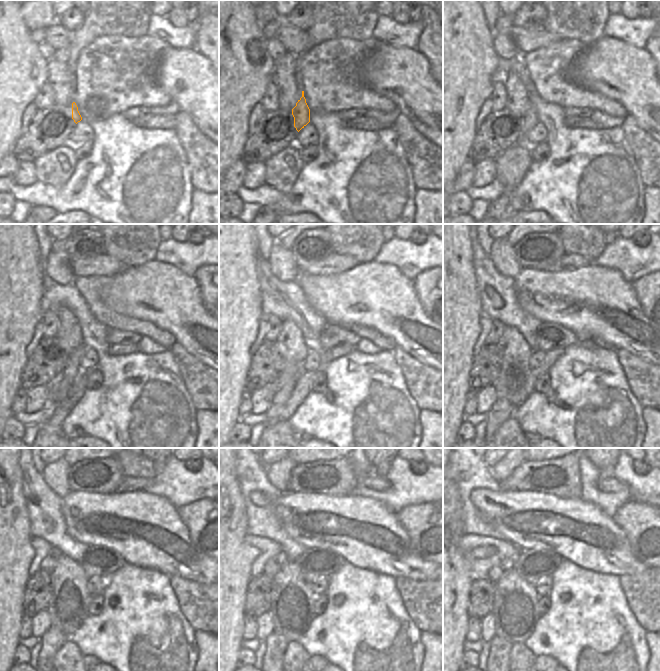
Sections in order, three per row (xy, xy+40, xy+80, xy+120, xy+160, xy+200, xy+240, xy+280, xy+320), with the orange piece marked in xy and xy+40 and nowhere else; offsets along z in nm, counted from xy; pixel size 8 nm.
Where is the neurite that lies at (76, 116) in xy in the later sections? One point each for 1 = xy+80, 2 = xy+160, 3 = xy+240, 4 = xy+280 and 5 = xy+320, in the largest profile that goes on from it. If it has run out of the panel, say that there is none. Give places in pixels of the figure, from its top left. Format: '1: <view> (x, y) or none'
1: xy+80 (529, 119)
2: xy+160 (281, 396)
3: xy+240 (52, 640)
4: xy+280 (276, 644)
5: xy+320 (500, 648)

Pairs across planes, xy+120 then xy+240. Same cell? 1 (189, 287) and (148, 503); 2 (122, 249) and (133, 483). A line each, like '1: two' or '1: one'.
1: one
2: two

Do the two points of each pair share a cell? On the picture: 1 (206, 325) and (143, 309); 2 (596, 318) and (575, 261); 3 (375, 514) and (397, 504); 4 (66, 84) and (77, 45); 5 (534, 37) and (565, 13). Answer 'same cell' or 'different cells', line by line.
1: same cell
2: different cells
3: different cells
4: different cells
5: different cells

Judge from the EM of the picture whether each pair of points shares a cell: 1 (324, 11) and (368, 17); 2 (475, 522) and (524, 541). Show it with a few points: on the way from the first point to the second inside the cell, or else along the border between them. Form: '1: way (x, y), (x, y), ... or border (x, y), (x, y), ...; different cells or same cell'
1: way (335, 11), (351, 11), (357, 14); same cell
2: border (480, 515), (504, 539); different cells

